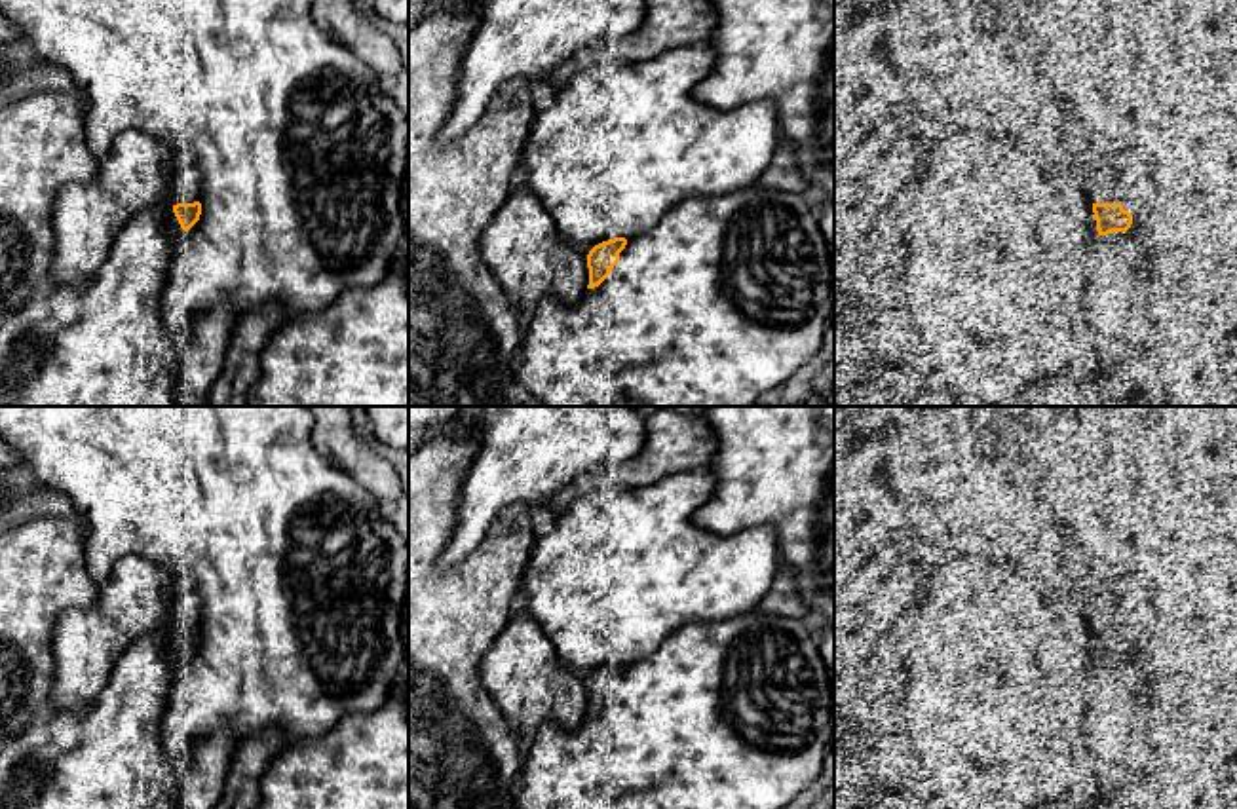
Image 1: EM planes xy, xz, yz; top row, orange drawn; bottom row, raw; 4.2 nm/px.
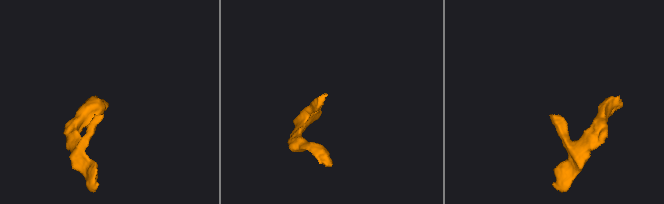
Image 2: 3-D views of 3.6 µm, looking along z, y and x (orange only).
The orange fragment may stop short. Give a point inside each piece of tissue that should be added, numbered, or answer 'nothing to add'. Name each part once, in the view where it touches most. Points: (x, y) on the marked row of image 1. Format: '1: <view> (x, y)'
1: yz (1093, 177)

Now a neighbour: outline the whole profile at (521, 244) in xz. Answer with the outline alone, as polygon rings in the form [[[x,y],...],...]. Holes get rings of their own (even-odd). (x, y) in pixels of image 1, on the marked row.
[[[526,184],[511,192],[481,232],[479,249],[524,319],[543,298],[572,304],[587,292],[585,251],[561,237],[553,216]]]

